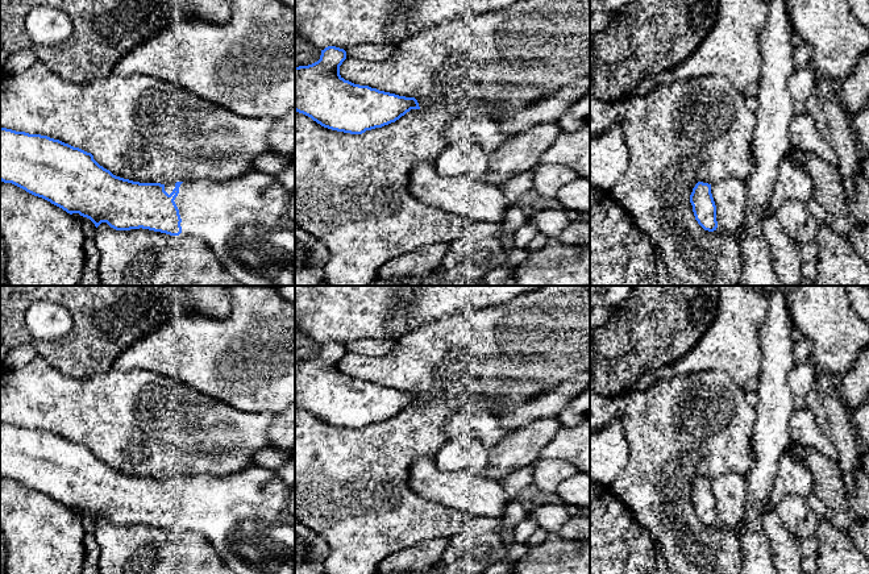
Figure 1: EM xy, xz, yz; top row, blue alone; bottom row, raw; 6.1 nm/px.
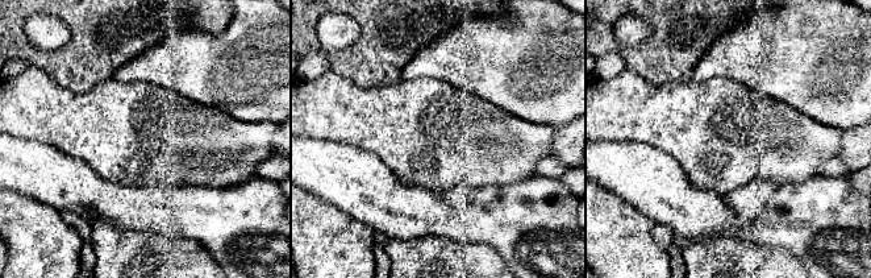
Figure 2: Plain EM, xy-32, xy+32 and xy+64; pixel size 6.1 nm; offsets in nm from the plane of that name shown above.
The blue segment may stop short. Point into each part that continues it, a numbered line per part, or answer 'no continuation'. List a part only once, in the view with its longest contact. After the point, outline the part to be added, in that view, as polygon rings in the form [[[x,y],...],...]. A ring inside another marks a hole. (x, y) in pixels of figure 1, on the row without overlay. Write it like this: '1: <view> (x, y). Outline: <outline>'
1: xy (245, 515). Outline: [[[258,465],[226,475],[183,477],[174,495],[182,513],[179,531],[201,533],[236,574],[295,574],[295,516],[288,509],[290,490],[274,470]]]

